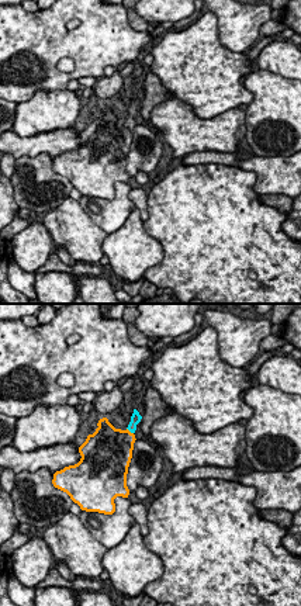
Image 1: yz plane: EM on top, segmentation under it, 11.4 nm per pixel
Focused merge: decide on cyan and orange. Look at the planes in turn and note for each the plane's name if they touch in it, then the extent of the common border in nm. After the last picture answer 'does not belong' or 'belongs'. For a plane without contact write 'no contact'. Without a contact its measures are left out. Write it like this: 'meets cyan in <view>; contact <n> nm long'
meets cyan in yz; contact 110 nm long

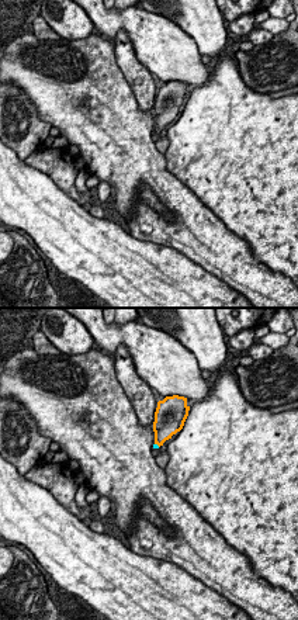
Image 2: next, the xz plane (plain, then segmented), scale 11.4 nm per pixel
meets cyan in xz; contact 70 nm long

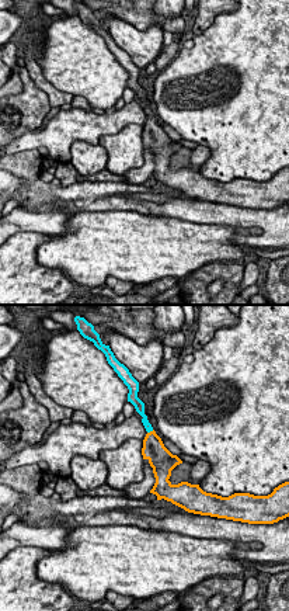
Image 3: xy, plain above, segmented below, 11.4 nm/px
meets cyan in xy; contact 90 nm long

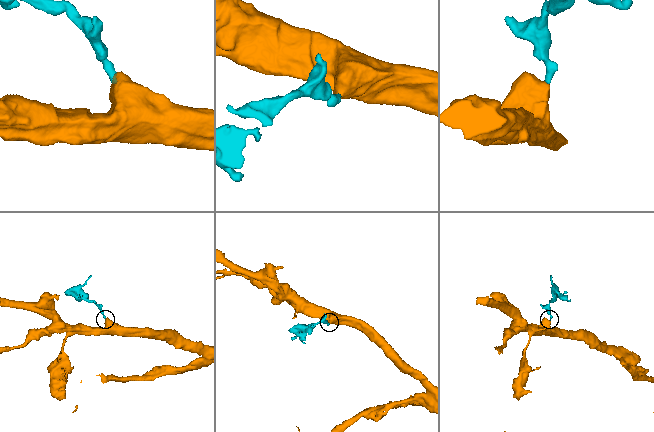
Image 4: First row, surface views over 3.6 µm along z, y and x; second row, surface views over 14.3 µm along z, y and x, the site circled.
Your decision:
belongs

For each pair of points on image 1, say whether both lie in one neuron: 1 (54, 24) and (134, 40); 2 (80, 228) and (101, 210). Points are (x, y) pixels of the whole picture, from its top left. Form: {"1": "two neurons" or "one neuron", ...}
{"1": "one neuron", "2": "two neurons"}

